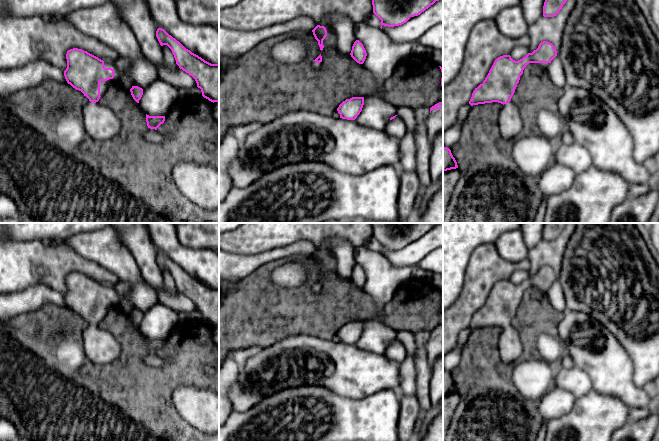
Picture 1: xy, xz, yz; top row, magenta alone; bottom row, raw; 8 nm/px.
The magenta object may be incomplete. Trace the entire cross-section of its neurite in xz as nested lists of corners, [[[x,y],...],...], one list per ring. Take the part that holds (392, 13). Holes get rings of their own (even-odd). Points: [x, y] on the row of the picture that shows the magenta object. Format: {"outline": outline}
{"outline": [[[372,0],[373,13],[381,20],[382,26],[394,27],[406,23],[411,17],[418,16],[439,0]]]}

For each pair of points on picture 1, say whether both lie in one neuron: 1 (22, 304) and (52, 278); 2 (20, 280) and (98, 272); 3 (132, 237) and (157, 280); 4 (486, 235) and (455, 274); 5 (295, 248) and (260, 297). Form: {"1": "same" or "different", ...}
{"1": "different", "2": "same", "3": "same", "4": "same", "5": "different"}

